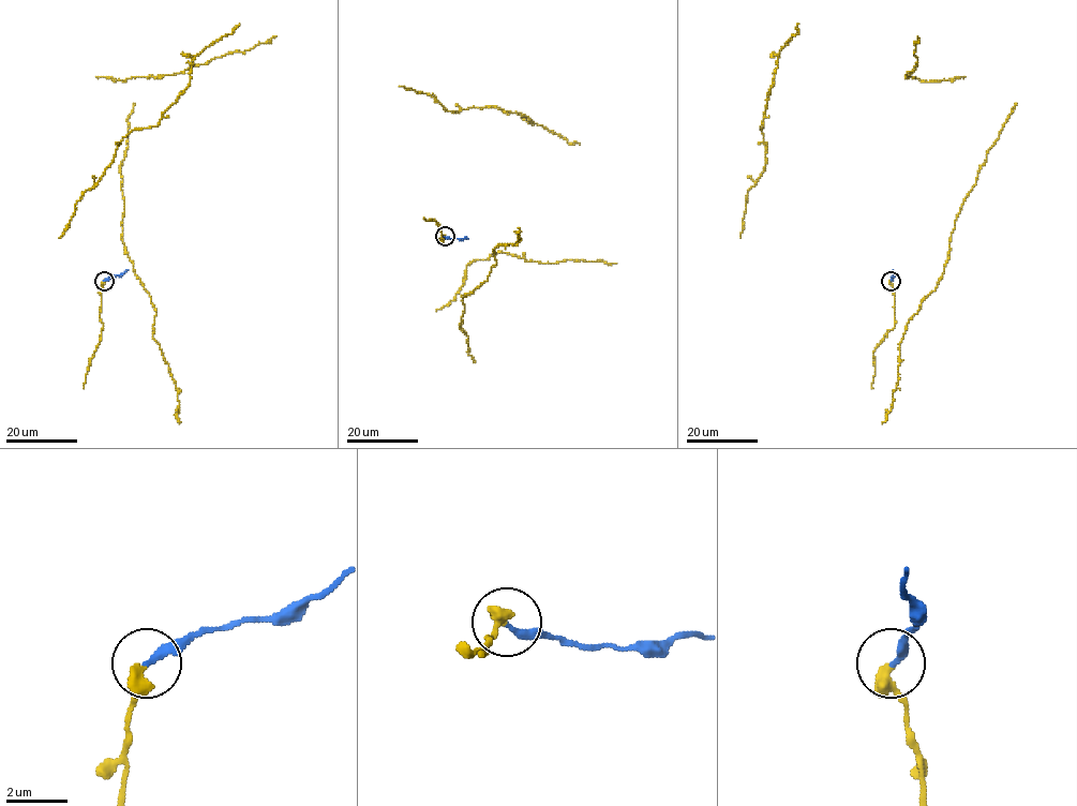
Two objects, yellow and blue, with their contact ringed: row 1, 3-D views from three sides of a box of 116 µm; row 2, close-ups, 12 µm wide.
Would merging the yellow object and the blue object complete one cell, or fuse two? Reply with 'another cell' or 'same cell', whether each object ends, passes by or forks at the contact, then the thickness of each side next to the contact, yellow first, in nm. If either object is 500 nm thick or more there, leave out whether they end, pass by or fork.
same cell; yellow ends there; blue ends there; 420 nm thick on the yellow side, 240 nm on the other

